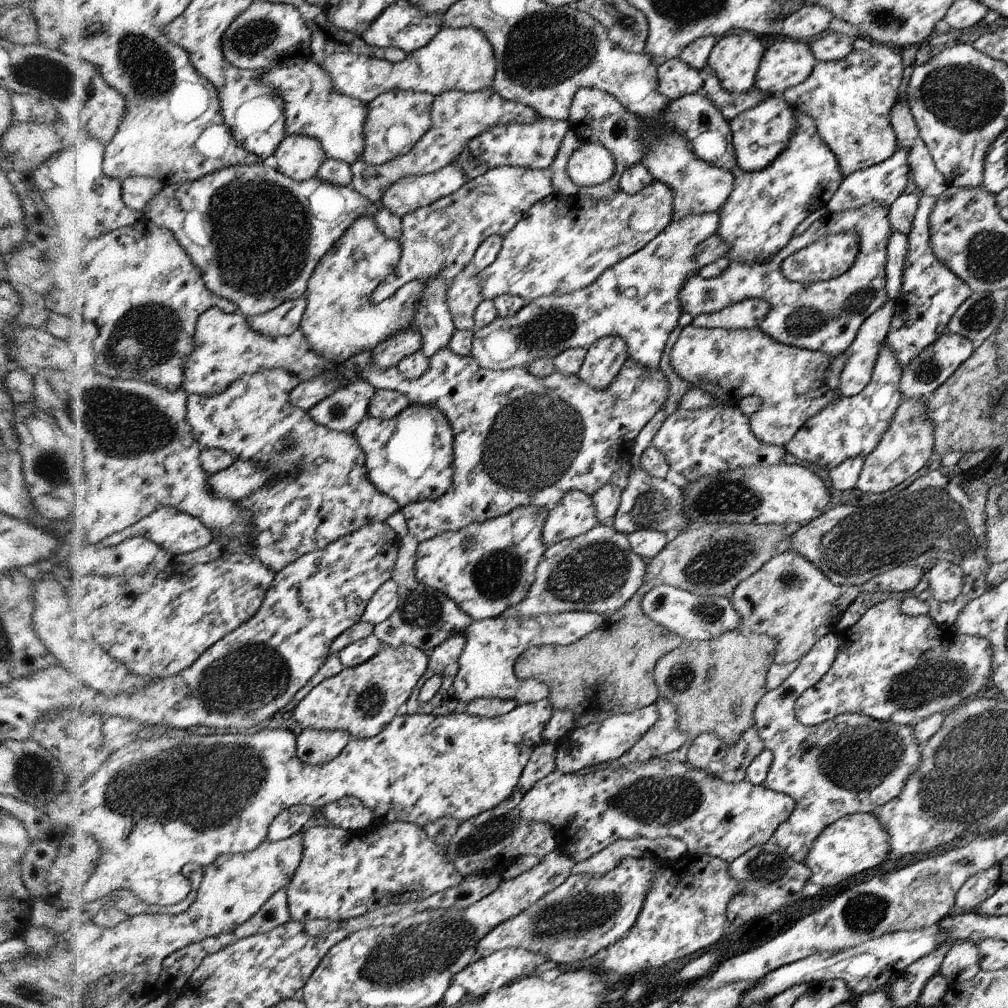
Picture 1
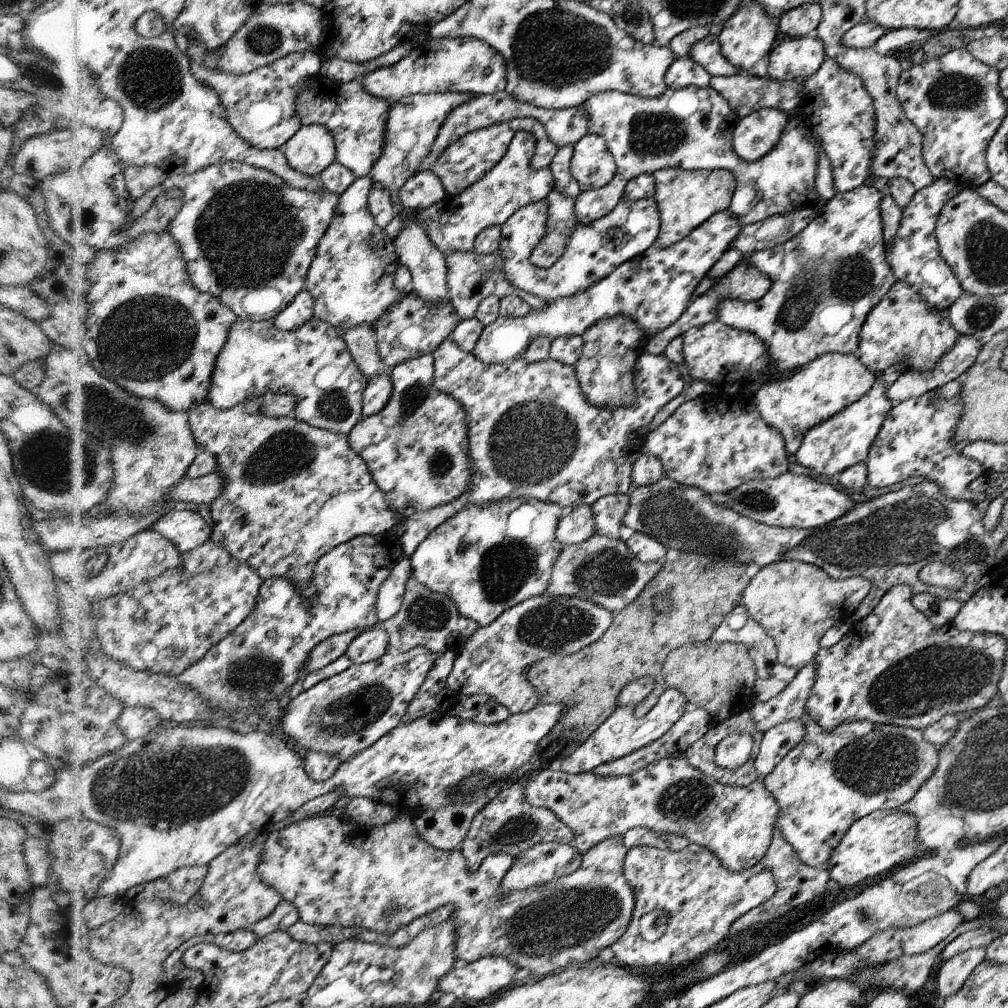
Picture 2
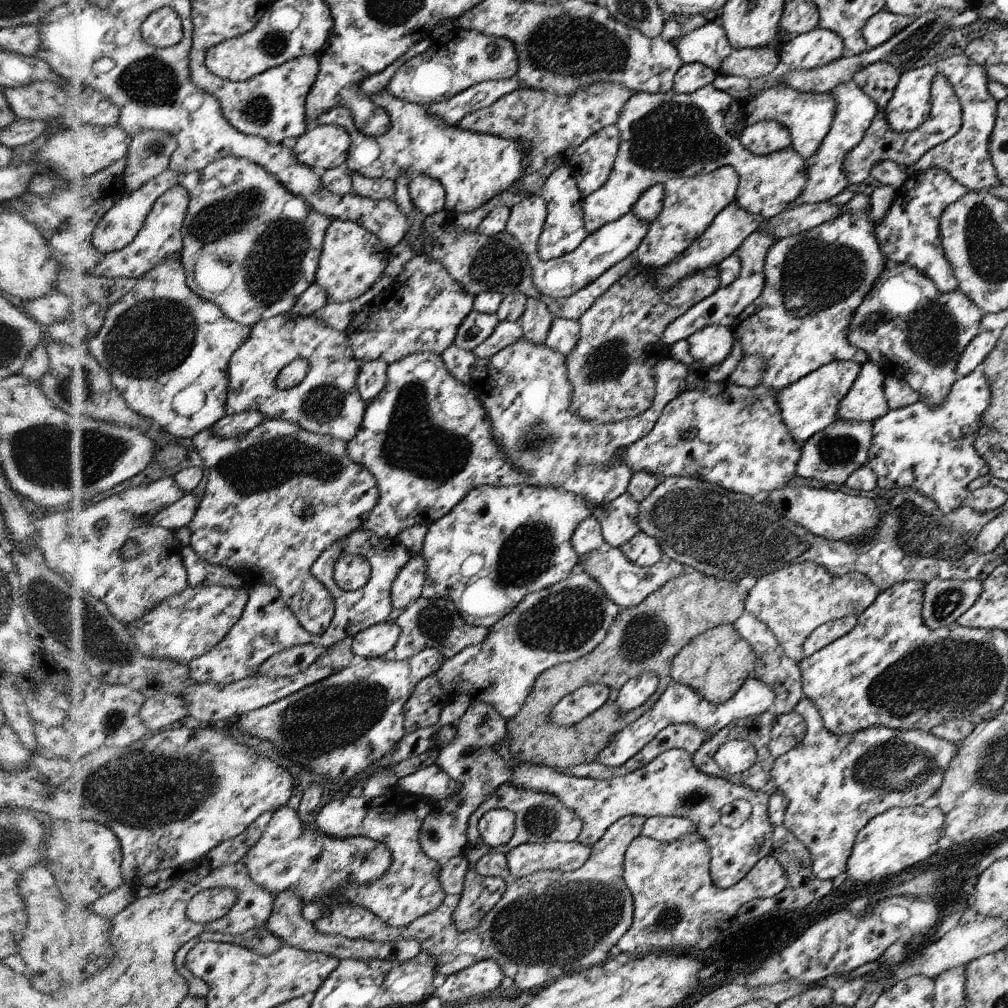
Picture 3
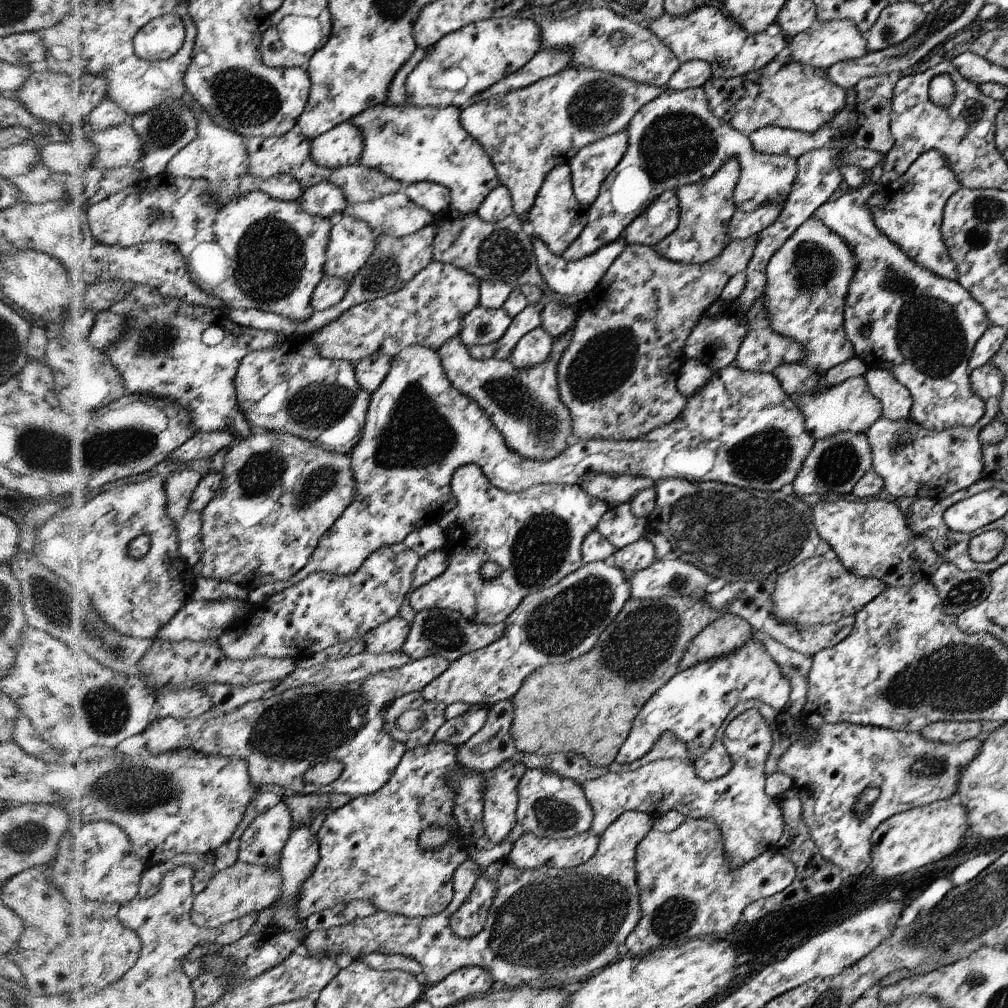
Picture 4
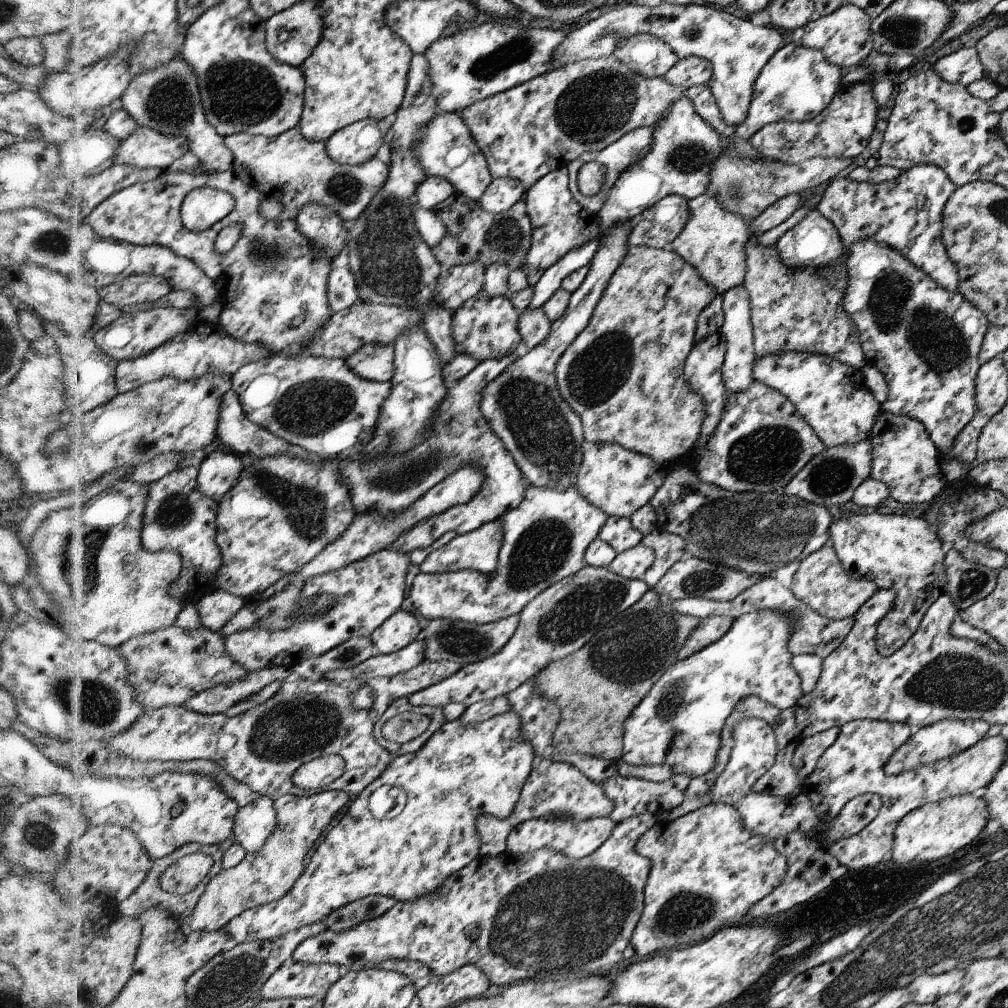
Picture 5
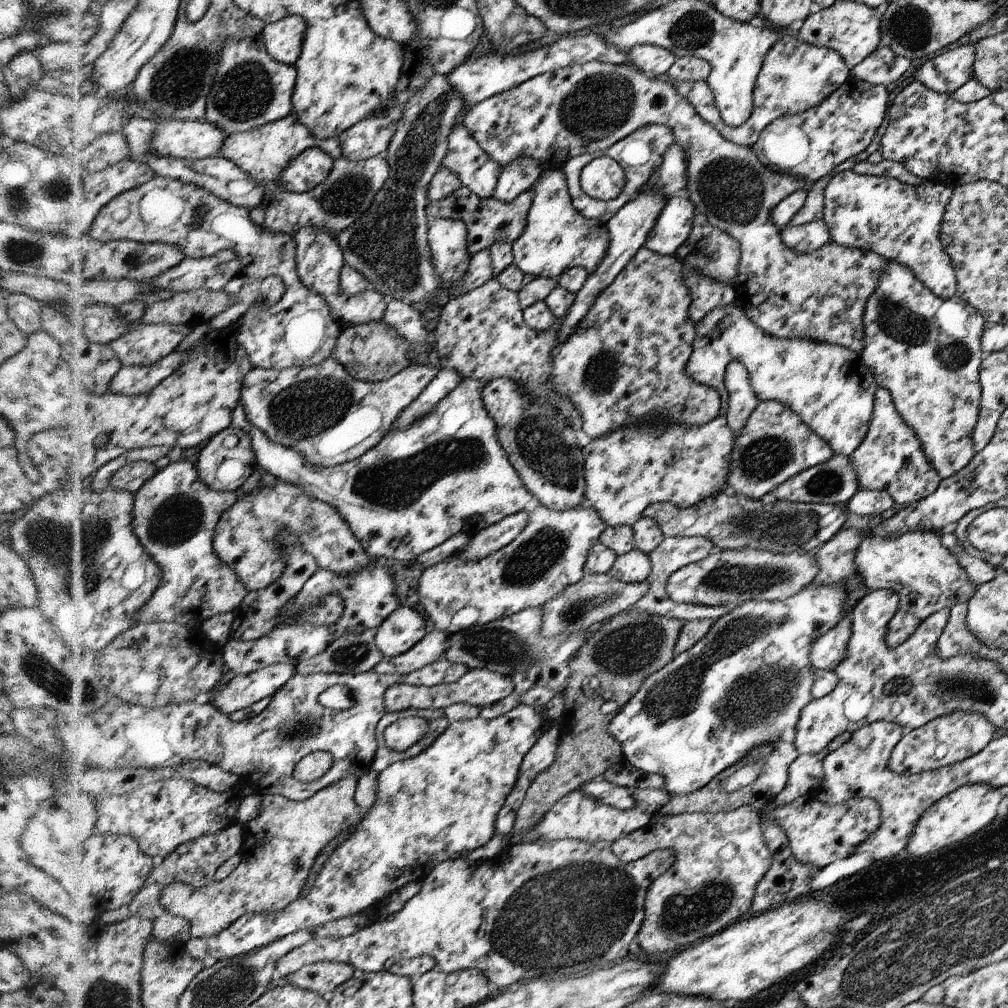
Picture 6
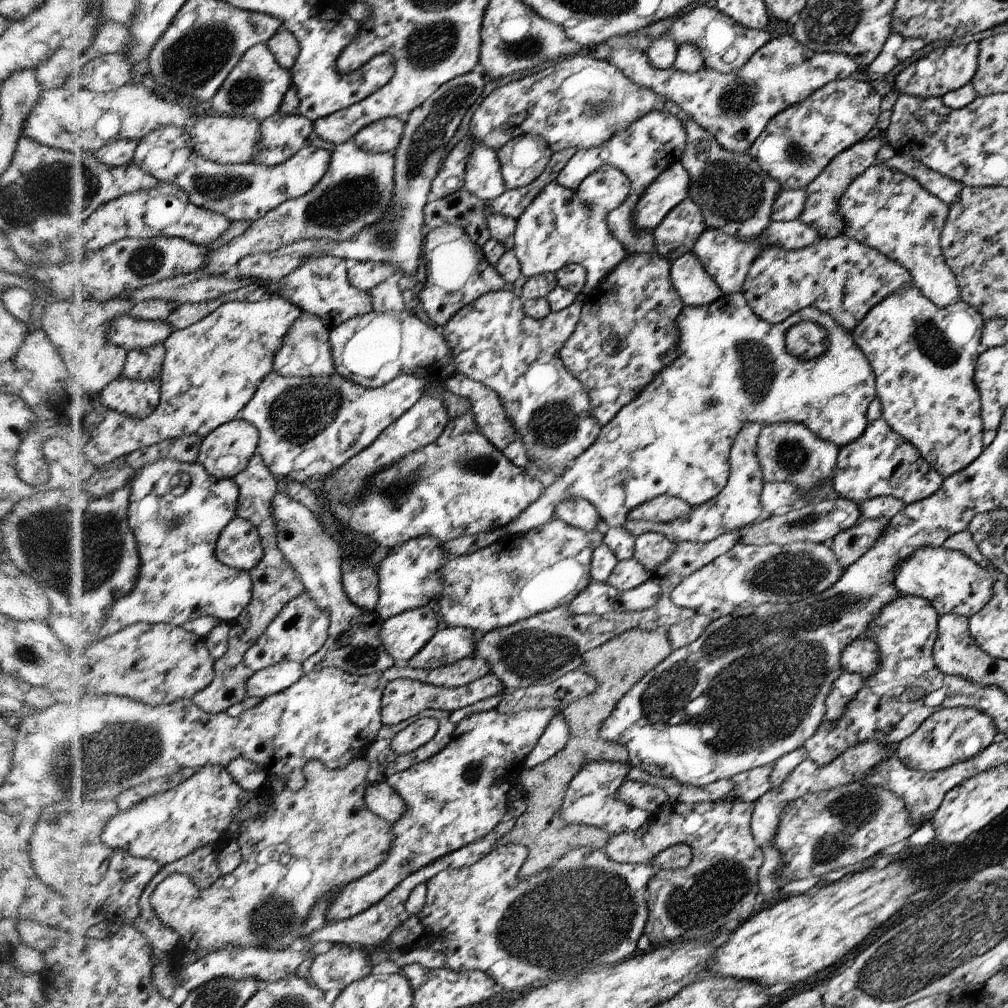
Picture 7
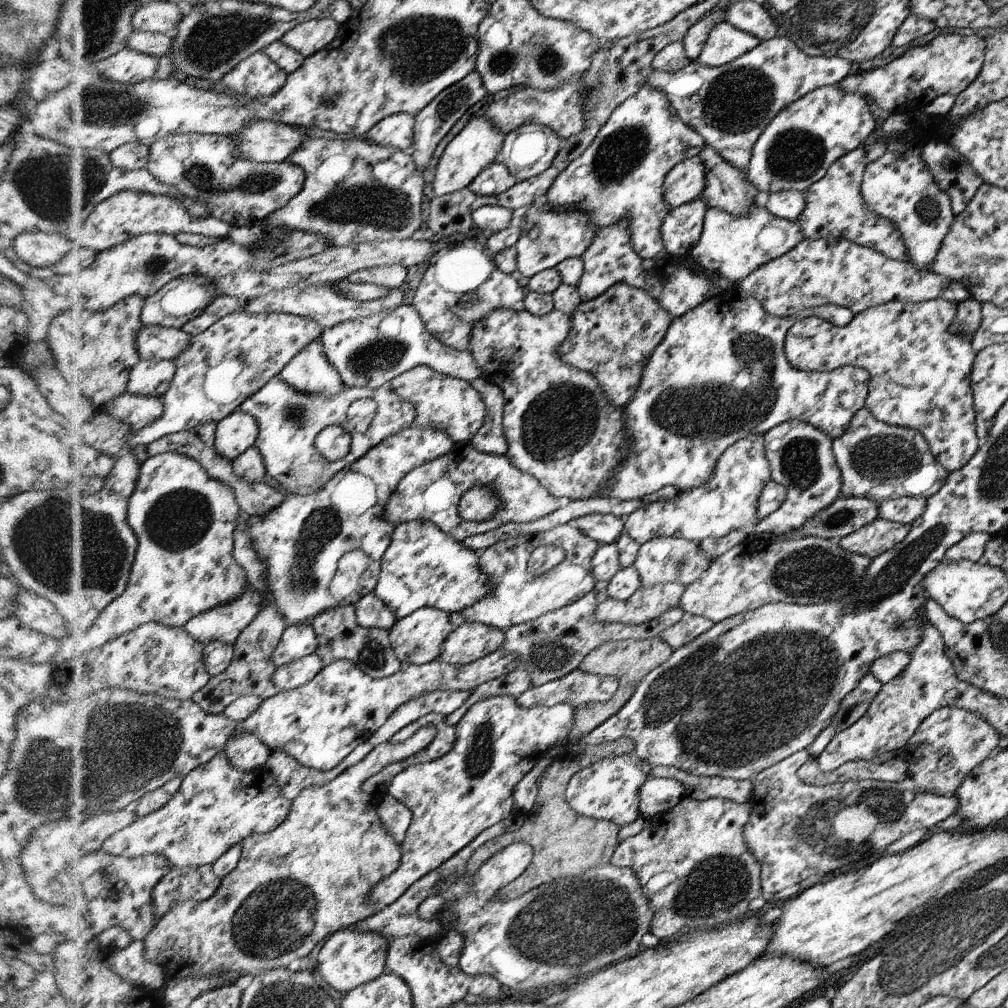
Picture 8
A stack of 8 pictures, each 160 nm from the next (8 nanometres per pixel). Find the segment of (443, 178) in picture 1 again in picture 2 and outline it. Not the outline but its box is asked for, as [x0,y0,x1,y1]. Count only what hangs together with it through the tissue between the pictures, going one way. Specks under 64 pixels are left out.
[399,168,448,212]

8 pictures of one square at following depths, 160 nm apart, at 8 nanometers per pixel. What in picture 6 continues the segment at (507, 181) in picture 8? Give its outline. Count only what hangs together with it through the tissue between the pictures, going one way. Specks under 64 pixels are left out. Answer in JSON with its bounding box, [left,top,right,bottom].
[443,124,503,199]

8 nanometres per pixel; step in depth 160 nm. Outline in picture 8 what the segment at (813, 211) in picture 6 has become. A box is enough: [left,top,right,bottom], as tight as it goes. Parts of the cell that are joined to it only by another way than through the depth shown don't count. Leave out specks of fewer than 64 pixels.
[796,147,908,261]

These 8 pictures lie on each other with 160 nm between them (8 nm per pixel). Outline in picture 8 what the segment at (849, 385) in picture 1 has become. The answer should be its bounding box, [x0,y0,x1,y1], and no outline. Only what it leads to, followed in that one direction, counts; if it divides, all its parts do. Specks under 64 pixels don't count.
[784,297,979,473]

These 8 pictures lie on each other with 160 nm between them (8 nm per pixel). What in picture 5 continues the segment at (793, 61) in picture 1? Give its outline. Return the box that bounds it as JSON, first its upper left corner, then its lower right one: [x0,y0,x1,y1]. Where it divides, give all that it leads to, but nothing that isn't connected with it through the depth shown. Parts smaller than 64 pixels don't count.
[800,4,875,70]

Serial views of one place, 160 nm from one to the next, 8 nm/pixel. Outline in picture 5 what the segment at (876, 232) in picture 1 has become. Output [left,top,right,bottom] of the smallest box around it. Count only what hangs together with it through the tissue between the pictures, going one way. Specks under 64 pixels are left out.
[775,209,847,269]

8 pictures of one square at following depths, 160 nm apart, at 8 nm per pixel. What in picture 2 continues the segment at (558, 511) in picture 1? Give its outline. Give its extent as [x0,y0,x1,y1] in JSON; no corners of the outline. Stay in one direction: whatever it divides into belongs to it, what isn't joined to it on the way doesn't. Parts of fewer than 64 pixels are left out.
[556,505,594,546]

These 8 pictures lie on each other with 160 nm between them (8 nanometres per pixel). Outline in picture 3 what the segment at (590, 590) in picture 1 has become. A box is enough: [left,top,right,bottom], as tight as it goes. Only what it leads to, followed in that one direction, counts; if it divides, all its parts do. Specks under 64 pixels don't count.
[577,542,685,610]

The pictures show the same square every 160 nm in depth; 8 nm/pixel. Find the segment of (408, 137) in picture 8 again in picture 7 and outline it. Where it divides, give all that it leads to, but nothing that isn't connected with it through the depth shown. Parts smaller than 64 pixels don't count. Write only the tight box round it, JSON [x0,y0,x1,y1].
[354,117,406,153]

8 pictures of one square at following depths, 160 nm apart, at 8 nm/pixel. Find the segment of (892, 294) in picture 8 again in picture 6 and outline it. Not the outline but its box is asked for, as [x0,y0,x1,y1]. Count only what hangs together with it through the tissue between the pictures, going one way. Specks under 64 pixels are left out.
[463,61,887,354]

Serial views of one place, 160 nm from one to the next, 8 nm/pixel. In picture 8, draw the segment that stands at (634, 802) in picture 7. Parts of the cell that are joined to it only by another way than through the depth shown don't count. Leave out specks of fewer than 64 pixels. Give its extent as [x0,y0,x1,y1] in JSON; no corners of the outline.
[640,776,686,819]

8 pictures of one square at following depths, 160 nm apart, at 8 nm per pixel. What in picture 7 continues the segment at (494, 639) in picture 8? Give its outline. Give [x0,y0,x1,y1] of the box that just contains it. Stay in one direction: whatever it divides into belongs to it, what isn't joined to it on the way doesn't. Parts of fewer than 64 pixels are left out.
[406,627,482,668]

